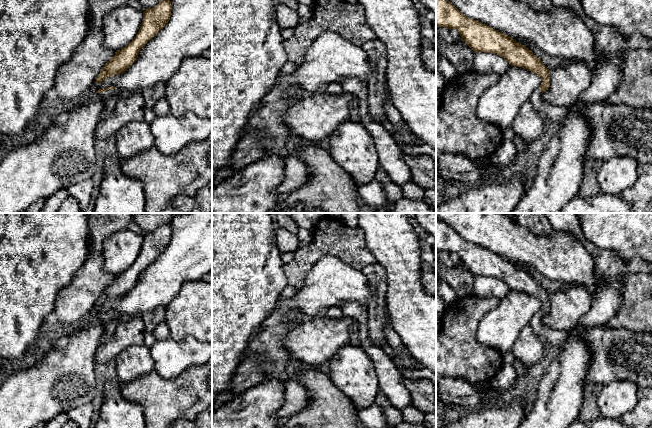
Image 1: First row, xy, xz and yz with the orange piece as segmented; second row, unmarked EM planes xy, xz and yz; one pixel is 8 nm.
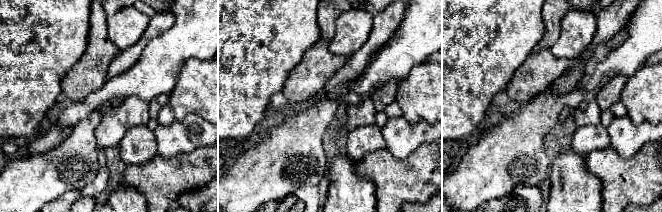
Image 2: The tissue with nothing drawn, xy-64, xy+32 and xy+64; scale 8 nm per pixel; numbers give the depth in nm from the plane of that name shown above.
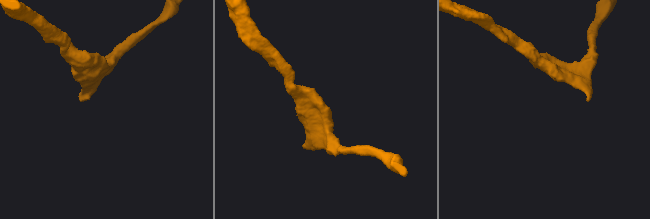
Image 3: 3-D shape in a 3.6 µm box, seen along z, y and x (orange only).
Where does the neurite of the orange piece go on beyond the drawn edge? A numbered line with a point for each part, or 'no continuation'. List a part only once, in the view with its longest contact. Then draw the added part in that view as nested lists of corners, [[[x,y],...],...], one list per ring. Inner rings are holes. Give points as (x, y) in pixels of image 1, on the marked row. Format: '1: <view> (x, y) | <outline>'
1: xy (110, 97) | [[[108,89],[105,92],[102,92],[100,94],[103,102],[104,102],[104,110],[106,114],[111,114],[112,111],[114,110],[116,103],[119,99],[118,97],[118,89]]]

